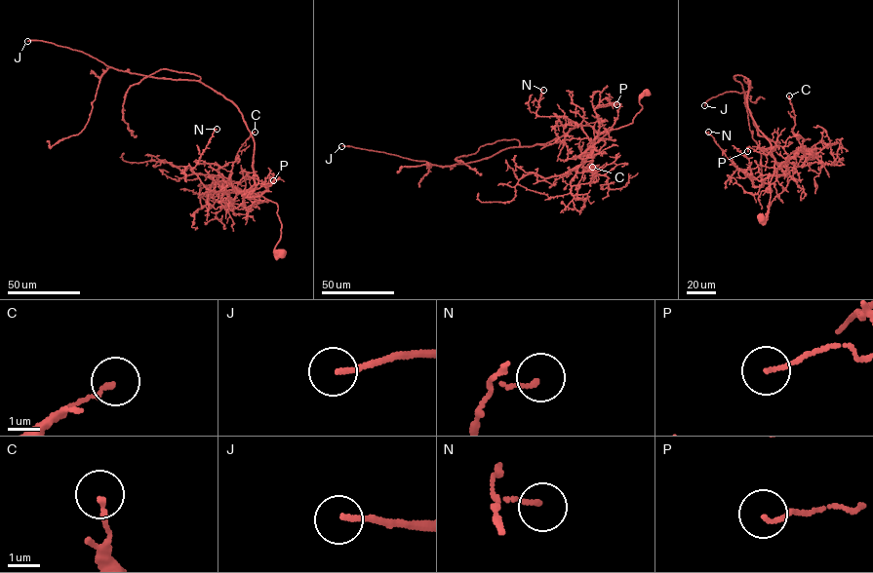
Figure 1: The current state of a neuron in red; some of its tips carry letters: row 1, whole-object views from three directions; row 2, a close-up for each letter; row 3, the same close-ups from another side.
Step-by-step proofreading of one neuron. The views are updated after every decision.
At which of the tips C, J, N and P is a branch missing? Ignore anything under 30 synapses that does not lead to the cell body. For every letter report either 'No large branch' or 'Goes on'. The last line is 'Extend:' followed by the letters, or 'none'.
C: No large branch
J: Goes on
N: No large branch
P: No large branch
Extend: J

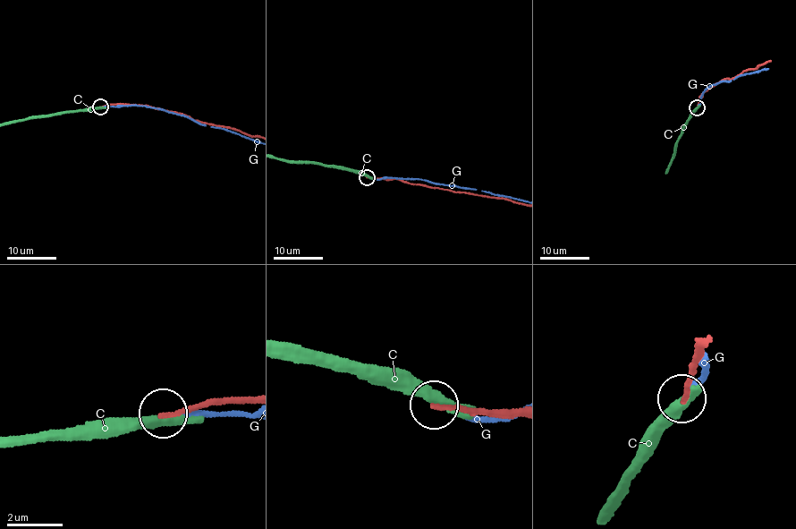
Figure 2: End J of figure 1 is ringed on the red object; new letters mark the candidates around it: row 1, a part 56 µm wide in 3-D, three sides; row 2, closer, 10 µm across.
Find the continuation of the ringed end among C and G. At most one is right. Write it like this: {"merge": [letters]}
{"merge": []}

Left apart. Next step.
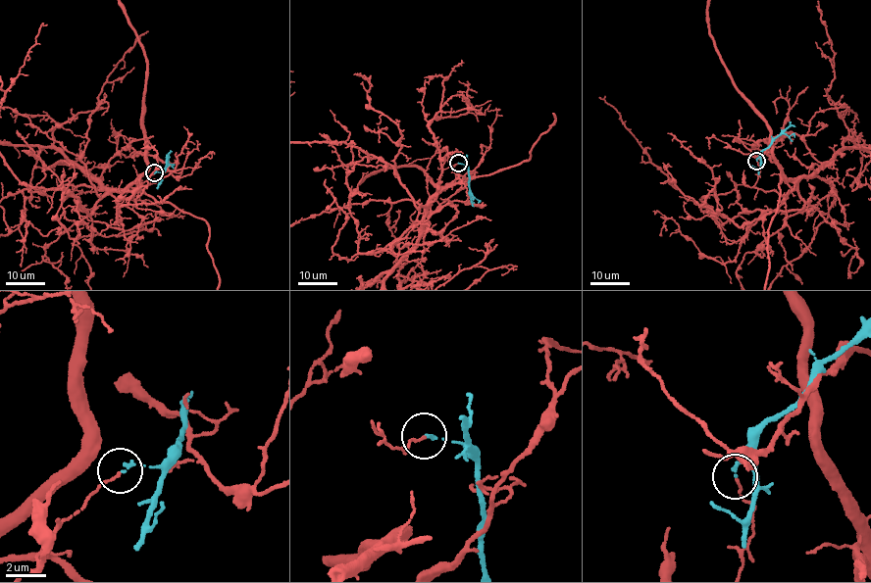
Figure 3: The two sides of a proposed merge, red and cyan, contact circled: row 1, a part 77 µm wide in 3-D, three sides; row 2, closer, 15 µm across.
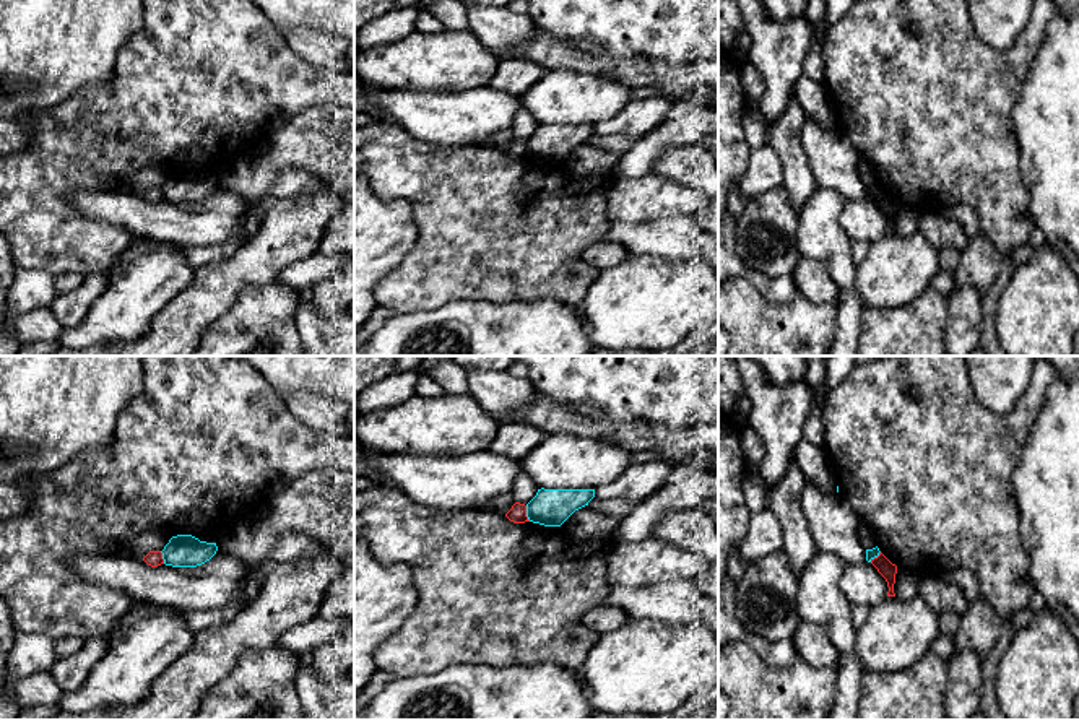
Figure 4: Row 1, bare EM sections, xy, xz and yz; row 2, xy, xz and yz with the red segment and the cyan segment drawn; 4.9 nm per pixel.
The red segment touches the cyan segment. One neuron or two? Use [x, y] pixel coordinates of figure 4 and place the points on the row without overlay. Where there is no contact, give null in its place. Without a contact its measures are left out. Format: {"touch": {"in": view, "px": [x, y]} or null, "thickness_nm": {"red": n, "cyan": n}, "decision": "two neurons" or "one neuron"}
{"touch": {"in": "xz", "px": [525, 150]}, "thickness_nm": {"red": 90, "cyan": 190}, "decision": "two neurons"}

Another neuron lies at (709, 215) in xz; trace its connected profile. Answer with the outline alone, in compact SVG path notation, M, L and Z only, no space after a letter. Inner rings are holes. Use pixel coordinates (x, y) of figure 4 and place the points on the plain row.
M718 197L708 198L707 205L699 211L704 226L718 236Z

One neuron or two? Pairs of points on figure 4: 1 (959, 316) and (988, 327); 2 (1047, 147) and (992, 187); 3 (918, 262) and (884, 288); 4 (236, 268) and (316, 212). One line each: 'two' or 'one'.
1: two
2: two
3: one
4: one

